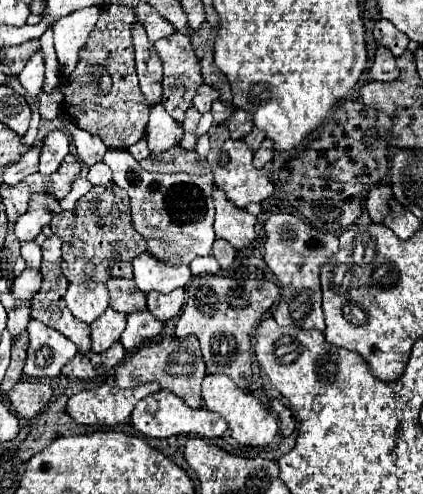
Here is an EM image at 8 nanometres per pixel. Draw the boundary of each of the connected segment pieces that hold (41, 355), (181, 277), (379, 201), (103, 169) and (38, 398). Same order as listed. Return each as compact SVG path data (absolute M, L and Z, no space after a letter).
M29 321L27 331L29 349L23 371L33 377L57 377L61 367L75 357L75 343L41 321Z
M141 253L133 259L133 277L143 293L169 293L177 287L185 287L191 279L191 271L187 265L169 265L149 253Z
M375 185L367 193L367 213L373 223L381 223L389 211L389 197L391 197L391 187L389 185Z
M95 163L91 169L89 169L89 175L87 175L89 183L93 185L105 185L111 181L111 171L105 163Z
M19 381L9 391L11 407L25 419L35 417L43 405L47 405L51 399L51 387L45 383L31 383L31 381Z

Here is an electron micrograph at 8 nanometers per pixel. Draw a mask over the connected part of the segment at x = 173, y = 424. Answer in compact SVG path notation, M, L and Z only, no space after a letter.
M167 389L143 397L131 413L131 423L143 435L157 439L173 437L173 435L197 435L205 439L215 439L221 437L223 431L227 429L227 421L219 413L211 413L207 409L191 409L181 397L173 395L173 391Z

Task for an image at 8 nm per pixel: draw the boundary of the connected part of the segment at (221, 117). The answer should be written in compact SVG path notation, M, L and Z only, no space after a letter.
M215 101L211 113L213 113L215 123L225 123L235 113L235 105L233 103L223 103L223 101Z

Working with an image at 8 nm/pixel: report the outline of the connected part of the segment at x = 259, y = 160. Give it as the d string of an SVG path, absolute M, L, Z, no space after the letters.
M265 141L265 145L255 151L253 163L255 163L255 167L263 167L263 165L265 165L267 161L271 161L271 159L273 159L273 145Z

